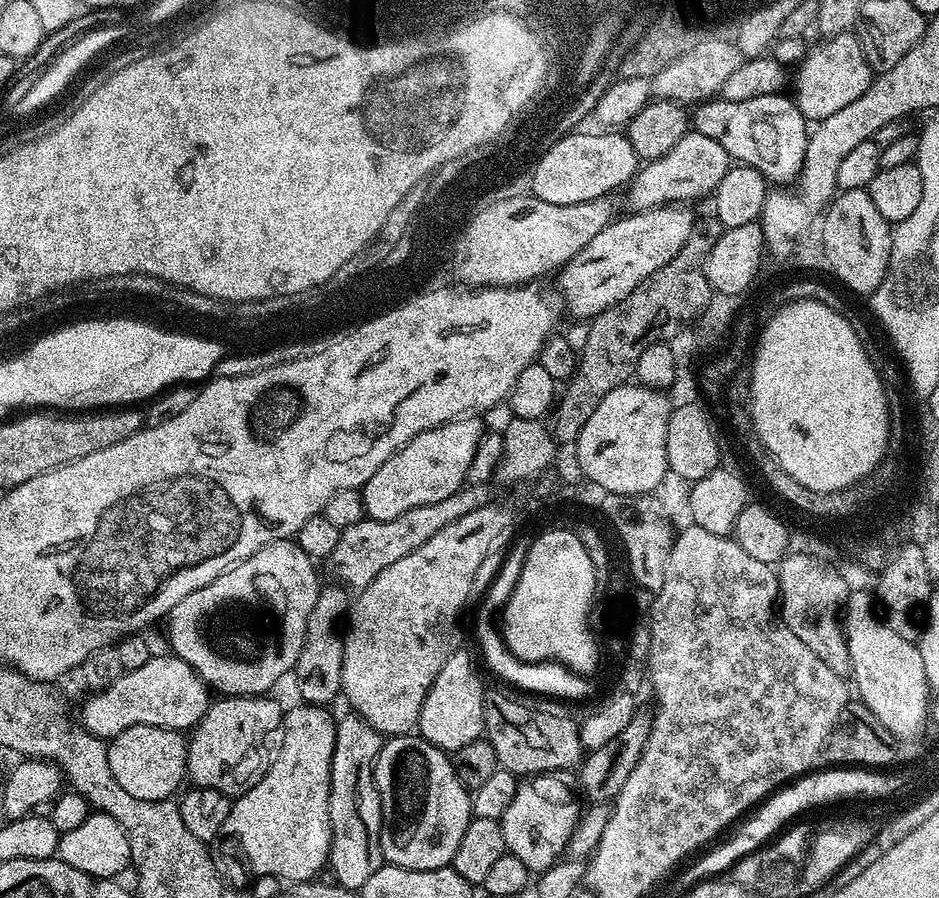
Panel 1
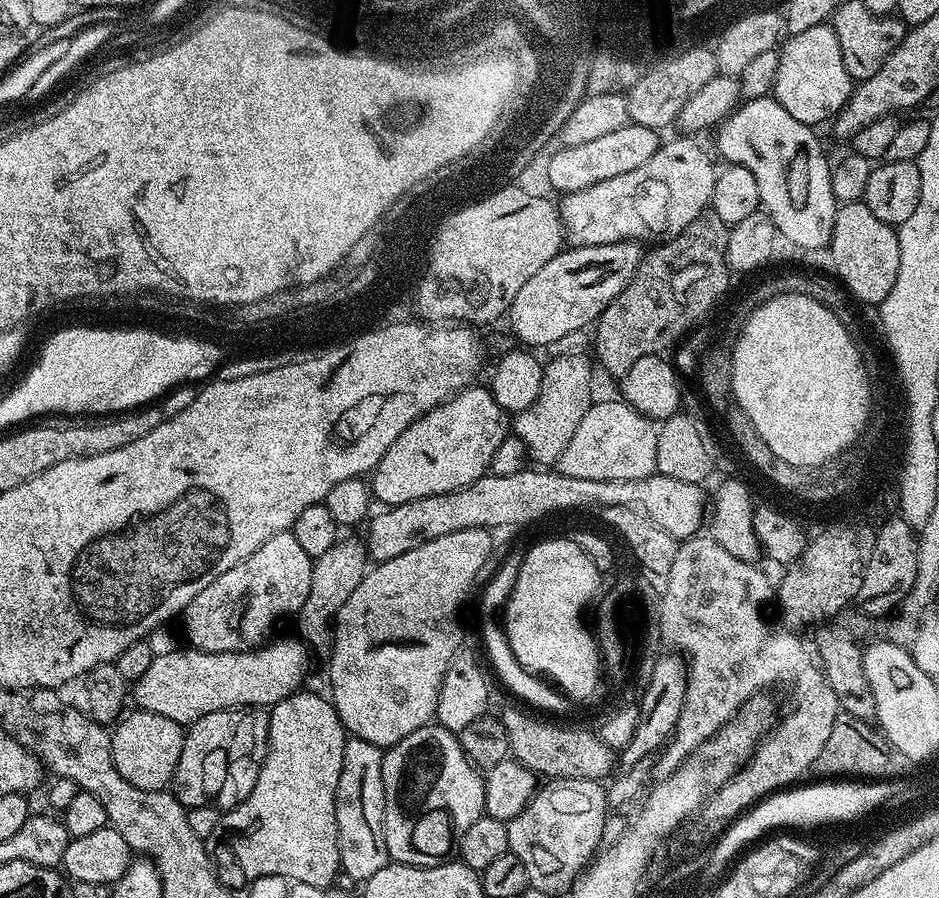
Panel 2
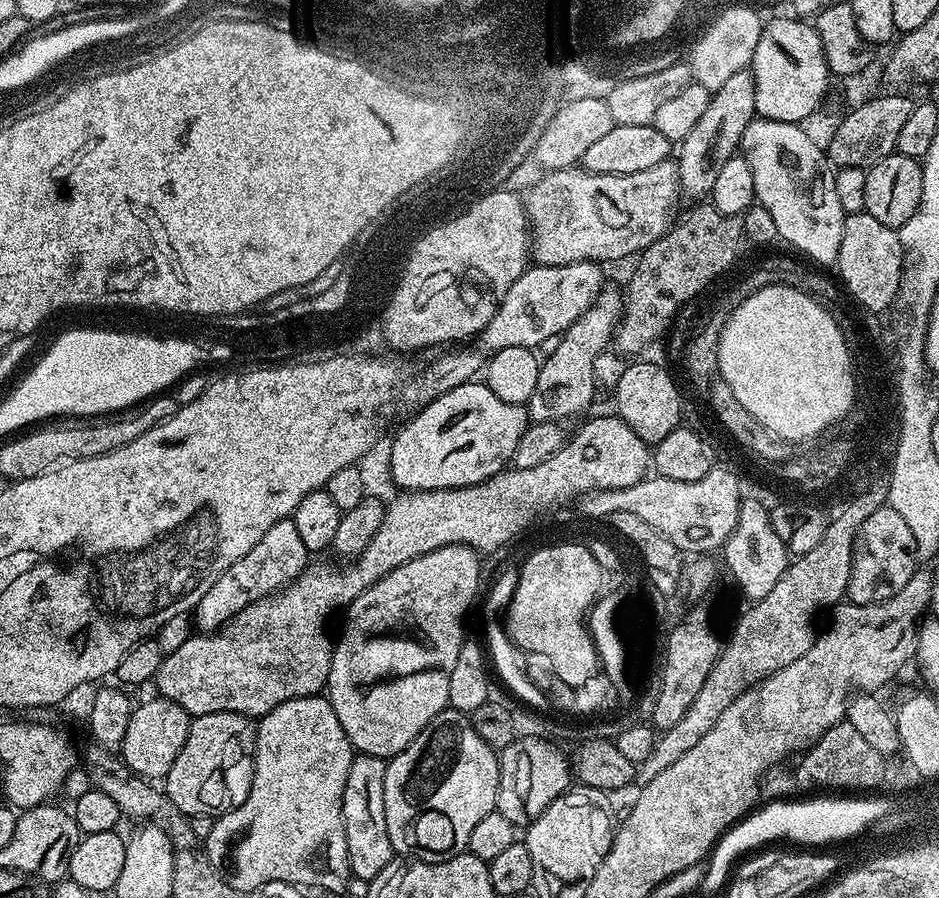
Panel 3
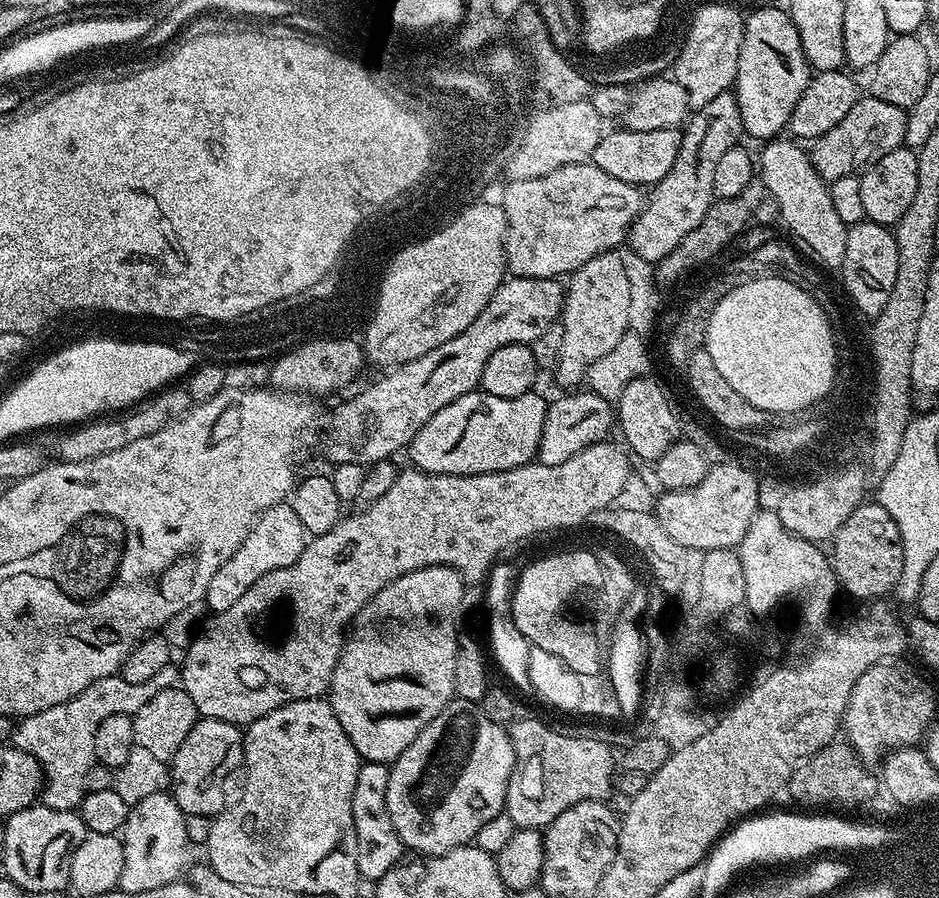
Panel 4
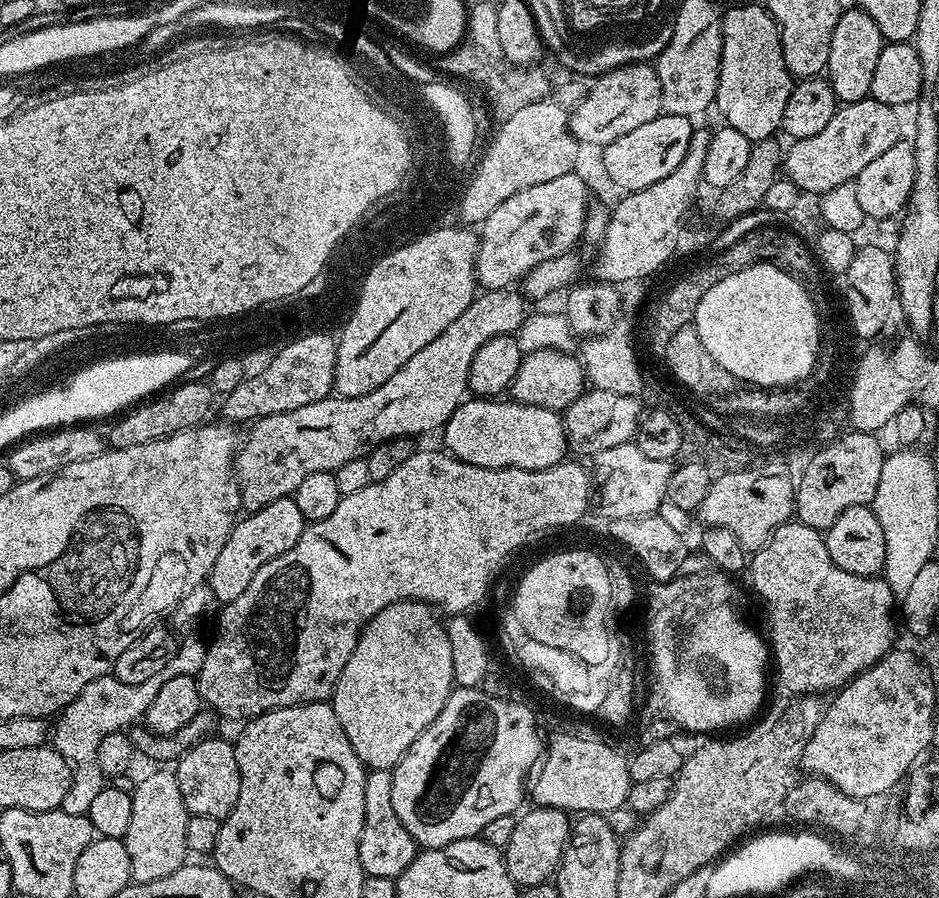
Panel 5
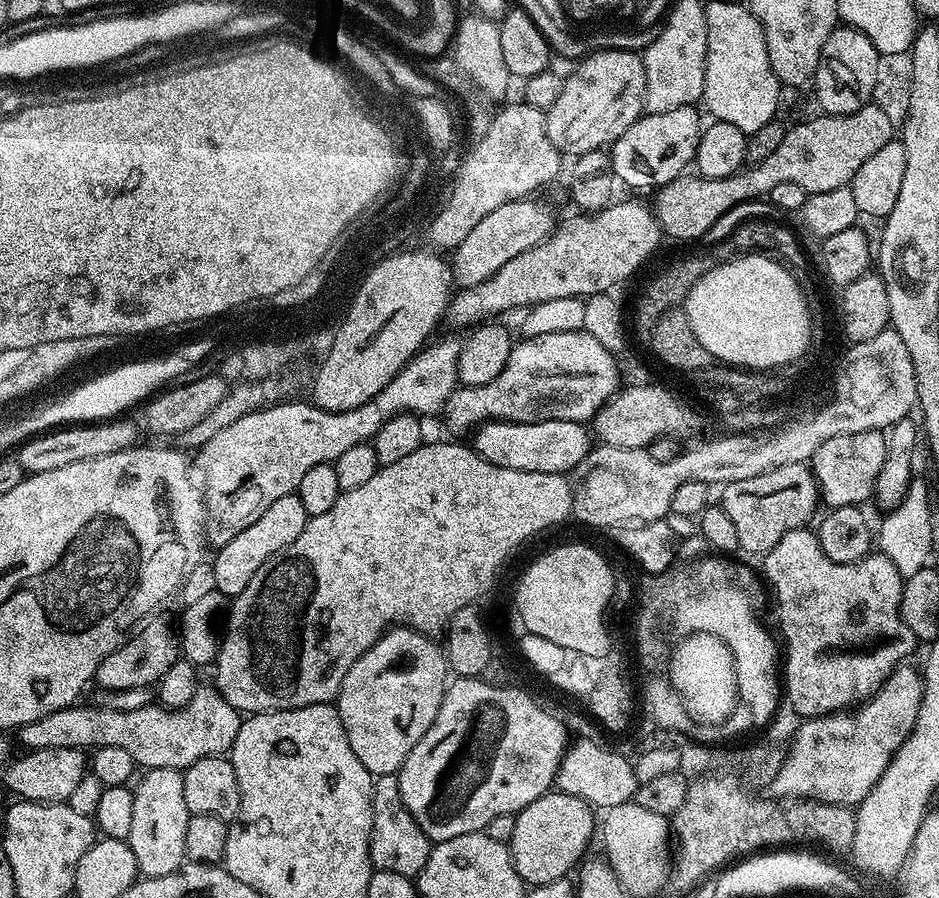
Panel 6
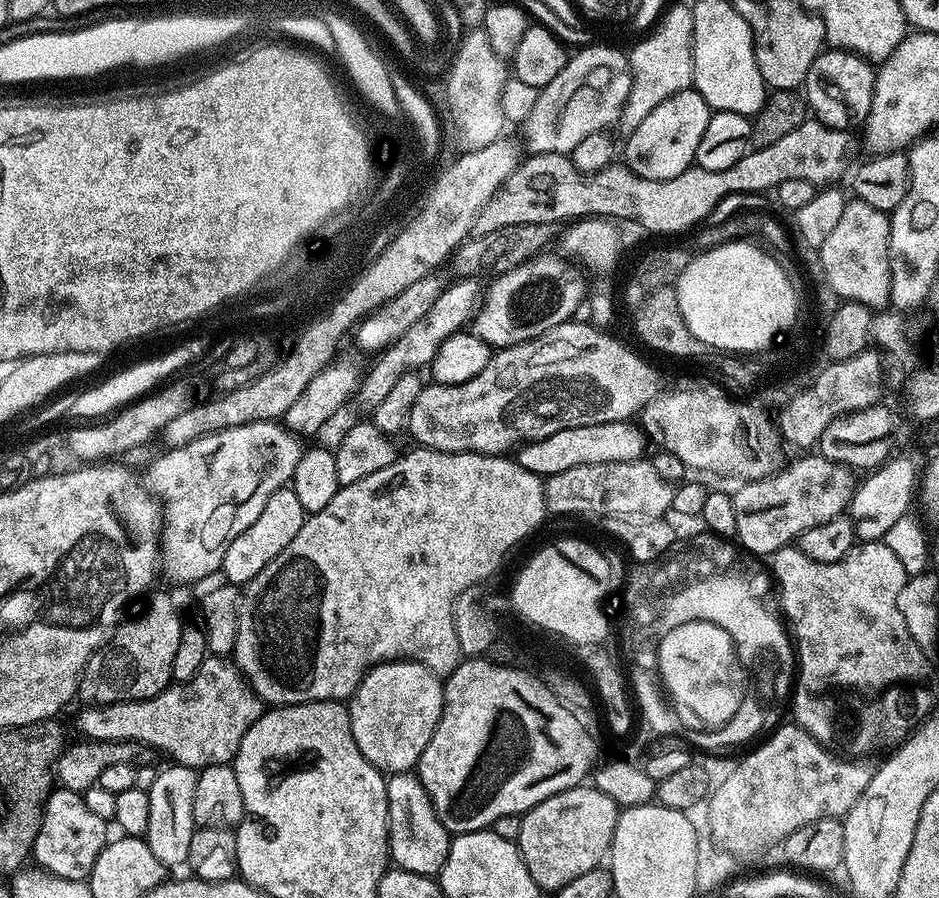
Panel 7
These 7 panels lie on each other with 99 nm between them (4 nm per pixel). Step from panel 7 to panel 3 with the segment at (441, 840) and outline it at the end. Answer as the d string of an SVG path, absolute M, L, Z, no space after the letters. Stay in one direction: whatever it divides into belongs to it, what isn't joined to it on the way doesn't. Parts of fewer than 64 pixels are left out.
M353 755L350 762L350 774L346 774L346 790L342 794L342 818L346 826L346 850L352 875L358 878L366 878L369 882L394 858L390 834L386 834L386 770L388 765L385 757Z

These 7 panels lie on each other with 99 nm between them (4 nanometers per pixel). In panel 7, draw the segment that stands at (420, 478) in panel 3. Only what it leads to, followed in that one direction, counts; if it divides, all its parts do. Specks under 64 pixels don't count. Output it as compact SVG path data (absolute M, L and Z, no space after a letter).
M619 420L602 422L598 426L574 426L574 430L558 430L550 438L530 440L519 445L514 459L526 470L541 478L562 474L562 470L574 470L574 466L601 464L602 462L624 462L641 459L645 455L646 437L644 429L635 423Z

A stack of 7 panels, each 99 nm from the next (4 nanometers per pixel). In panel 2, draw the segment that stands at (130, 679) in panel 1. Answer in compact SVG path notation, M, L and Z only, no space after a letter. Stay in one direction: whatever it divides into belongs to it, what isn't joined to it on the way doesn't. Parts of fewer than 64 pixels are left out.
M284 636L281 640L273 639L248 652L203 652L191 646L180 646L170 654L153 656L150 670L146 670L146 674L135 681L130 692L131 699L136 699L137 709L162 714L164 718L185 726L191 726L198 718L214 714L218 710L277 704L292 693L301 691L303 684L300 683L308 676L310 648L303 639L293 636Z

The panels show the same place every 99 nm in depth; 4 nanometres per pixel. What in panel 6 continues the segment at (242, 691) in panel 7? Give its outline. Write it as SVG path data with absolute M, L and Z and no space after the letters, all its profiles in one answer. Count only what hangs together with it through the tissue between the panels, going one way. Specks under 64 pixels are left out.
M197 687L194 698L181 708L161 708L149 706L142 710L114 710L97 706L97 708L80 708L73 706L63 708L54 714L46 714L46 718L38 718L34 722L24 724L18 730L21 749L37 752L43 748L78 748L81 750L92 750L102 746L118 746L130 753L130 758L136 760L141 769L149 768L189 768L194 762L211 756L224 756L231 753L232 743L240 729L241 713L237 712L215 687Z

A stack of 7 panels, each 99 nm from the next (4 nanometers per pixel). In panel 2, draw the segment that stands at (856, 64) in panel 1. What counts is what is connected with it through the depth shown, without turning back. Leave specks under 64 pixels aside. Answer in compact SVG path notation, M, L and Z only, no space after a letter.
M825 22L818 26L810 26L810 30L791 33L783 41L779 49L780 61L774 99L798 122L820 126L823 120L831 121L844 109L845 102L852 96L854 81L846 70L846 62L842 56L842 46L838 46L838 34Z

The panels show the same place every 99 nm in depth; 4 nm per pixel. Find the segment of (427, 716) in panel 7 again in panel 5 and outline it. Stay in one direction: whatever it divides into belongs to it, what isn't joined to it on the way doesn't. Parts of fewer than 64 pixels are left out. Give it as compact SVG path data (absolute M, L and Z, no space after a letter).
M399 600L390 606L386 606L378 614L374 614L372 621L360 631L358 642L338 678L336 689L332 691L330 703L334 714L338 718L338 722L342 722L342 730L346 730L346 738L350 738L350 746L354 746L354 754L358 754L358 758L364 763L365 769L386 768L391 770L395 768L396 763L406 754L406 750L410 750L410 746L418 738L418 734L422 734L426 730L426 726L430 726L430 722L434 722L438 718L446 698L452 693L454 687L452 678L454 674L454 658L450 658L448 630L443 623L439 624L431 614L433 615L418 600Z

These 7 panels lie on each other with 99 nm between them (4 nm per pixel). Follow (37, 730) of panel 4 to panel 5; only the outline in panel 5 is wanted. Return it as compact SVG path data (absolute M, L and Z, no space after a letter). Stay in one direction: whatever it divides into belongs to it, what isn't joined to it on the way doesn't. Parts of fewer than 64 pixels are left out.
M188 636L177 643L176 652L170 658L168 667L154 674L154 678L131 684L118 682L118 678L111 674L99 676L82 690L82 694L78 694L78 698L74 698L74 702L70 702L60 711L54 720L56 728L54 724L54 735L50 744L62 758L66 758L72 768L72 785L70 790L66 790L62 811L66 814L87 816L94 798L106 786L106 777L98 766L98 742L102 742L106 734L131 729L137 722L143 721L150 710L150 702L154 702L154 698L158 698L158 690L162 690L162 682L170 682L170 678L179 676L199 676L202 662L206 662L207 649L208 645L203 639L200 641L196 636Z

